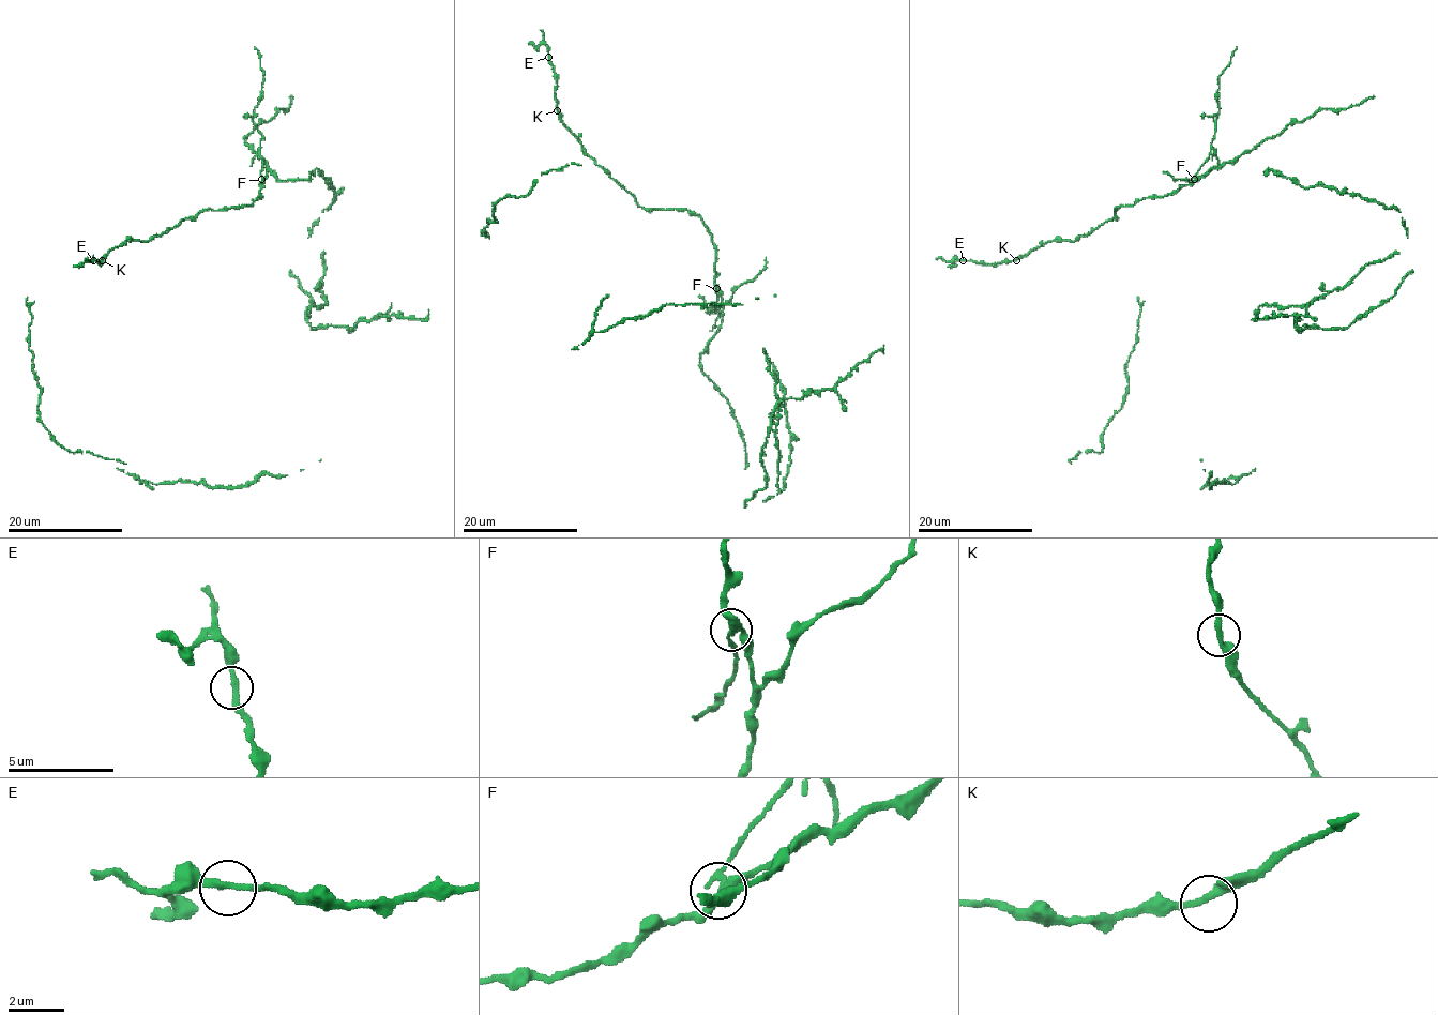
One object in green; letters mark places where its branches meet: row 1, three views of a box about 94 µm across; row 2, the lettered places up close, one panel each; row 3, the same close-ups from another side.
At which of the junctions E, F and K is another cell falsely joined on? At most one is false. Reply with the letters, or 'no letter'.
F

